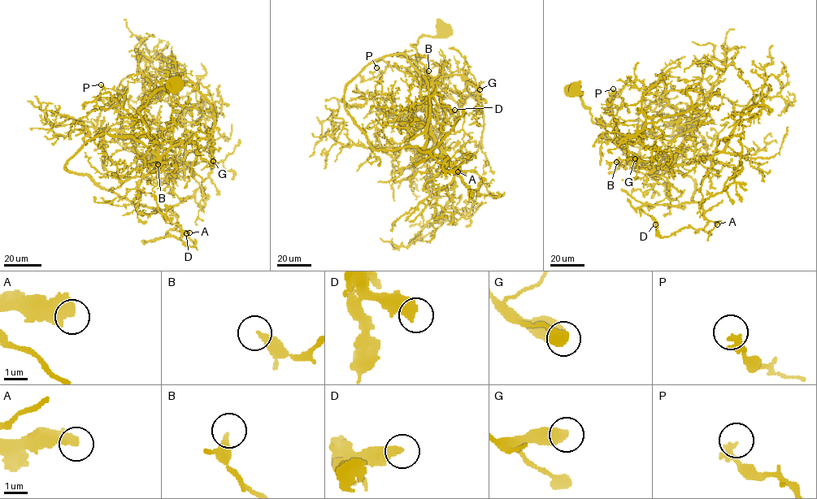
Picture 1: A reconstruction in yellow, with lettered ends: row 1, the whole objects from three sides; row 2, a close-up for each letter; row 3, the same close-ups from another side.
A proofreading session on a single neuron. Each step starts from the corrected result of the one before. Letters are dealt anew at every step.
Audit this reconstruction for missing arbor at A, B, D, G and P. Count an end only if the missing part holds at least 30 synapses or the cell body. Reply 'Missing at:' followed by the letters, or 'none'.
Missing at: none

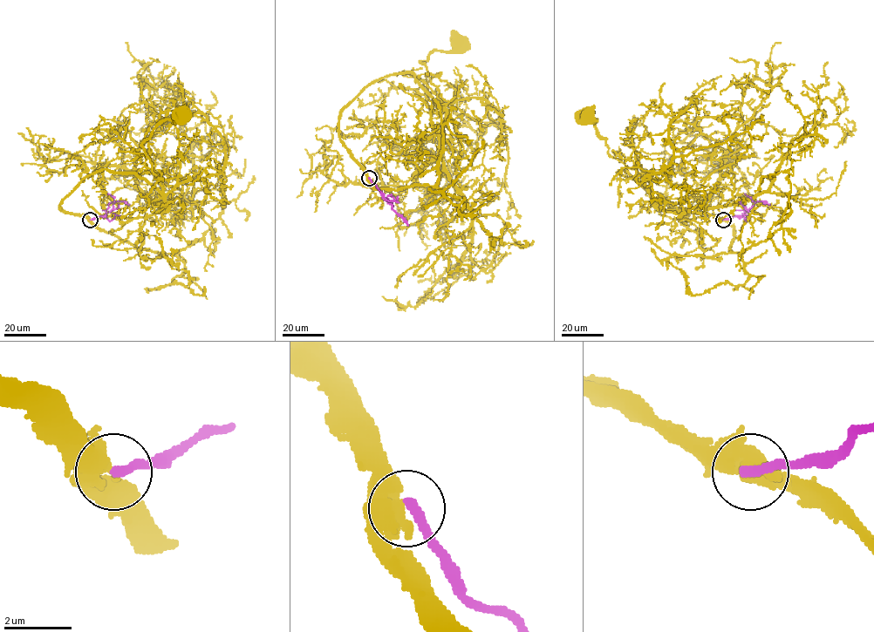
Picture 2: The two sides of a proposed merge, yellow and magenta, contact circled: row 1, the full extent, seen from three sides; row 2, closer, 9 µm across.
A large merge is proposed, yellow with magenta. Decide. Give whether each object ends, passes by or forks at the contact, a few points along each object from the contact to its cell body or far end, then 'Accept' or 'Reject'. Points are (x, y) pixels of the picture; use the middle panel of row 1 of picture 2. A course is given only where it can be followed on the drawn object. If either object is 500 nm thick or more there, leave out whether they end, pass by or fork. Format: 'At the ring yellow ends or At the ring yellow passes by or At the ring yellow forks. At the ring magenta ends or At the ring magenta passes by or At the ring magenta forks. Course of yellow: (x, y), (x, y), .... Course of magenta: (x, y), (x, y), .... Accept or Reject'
Course of yellow: (369, 178), (340, 139), (339, 113), (395, 74), (412, 73), (440, 105), (419, 62), (457, 42). Course of magenta: (369, 178), (408, 226). Reject

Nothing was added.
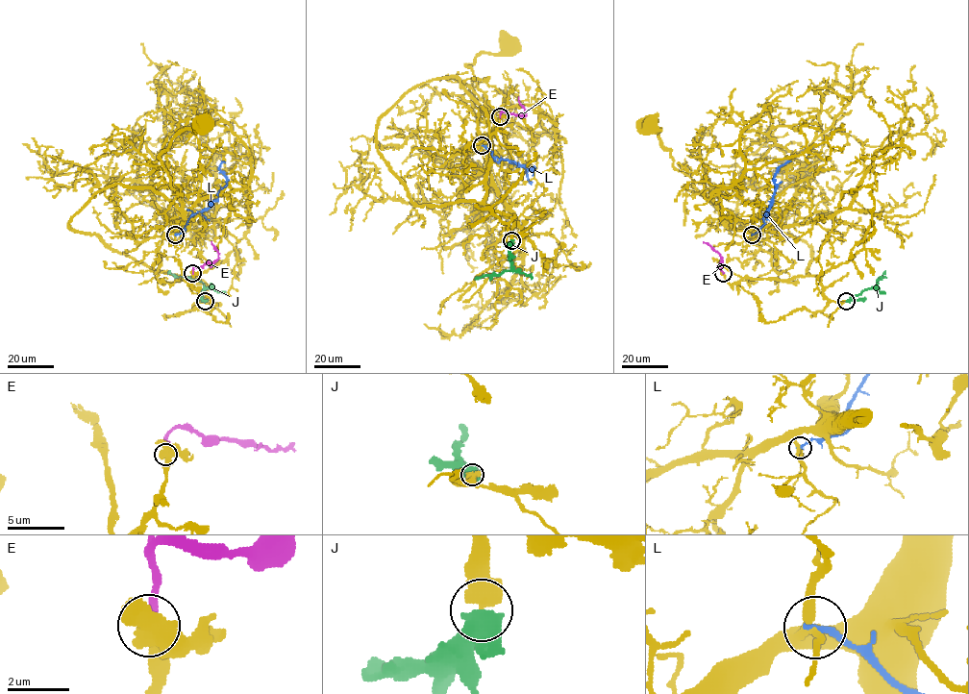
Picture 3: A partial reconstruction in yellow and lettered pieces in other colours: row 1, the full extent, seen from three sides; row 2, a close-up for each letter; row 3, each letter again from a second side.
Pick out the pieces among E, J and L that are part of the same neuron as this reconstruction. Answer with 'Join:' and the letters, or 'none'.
Join: J

